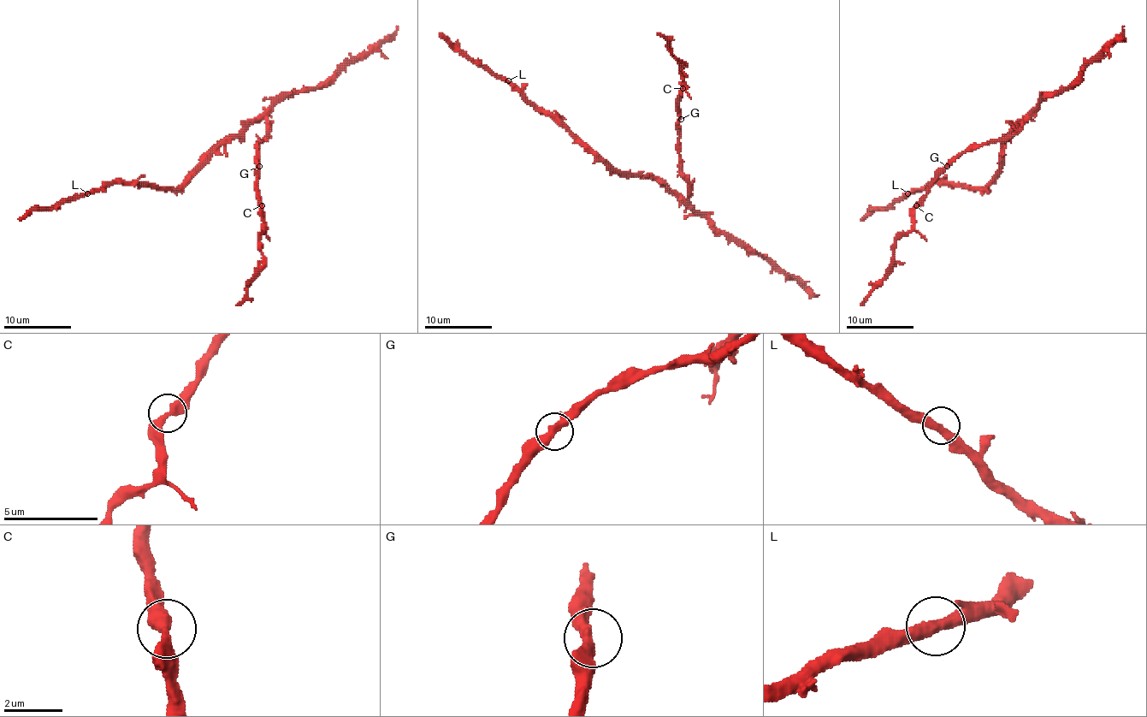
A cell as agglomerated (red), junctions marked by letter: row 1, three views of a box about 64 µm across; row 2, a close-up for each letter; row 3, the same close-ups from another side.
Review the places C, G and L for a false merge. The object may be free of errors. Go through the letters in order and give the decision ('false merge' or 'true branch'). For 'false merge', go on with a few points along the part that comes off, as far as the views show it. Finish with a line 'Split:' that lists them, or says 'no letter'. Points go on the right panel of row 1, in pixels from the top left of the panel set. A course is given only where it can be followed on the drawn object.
C: true branch
G: true branch
L: true branch
Split: no letter

